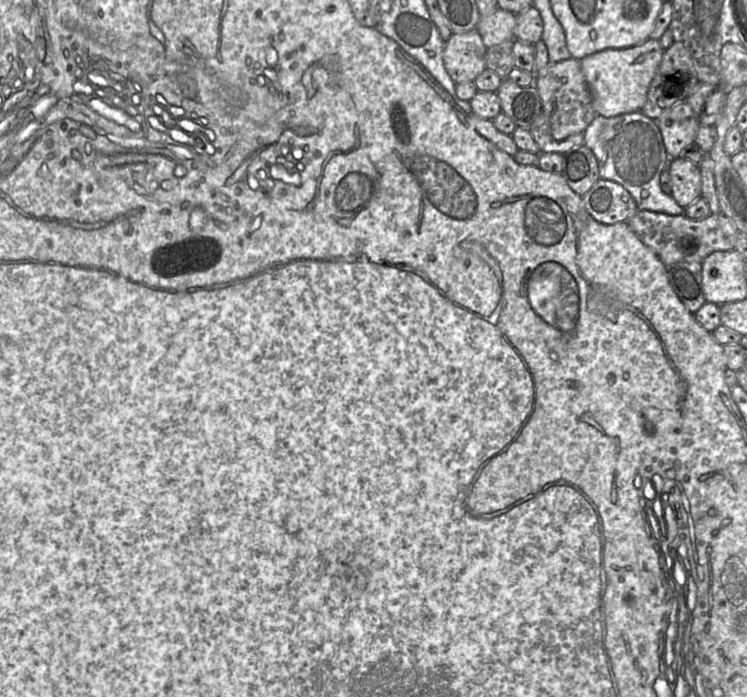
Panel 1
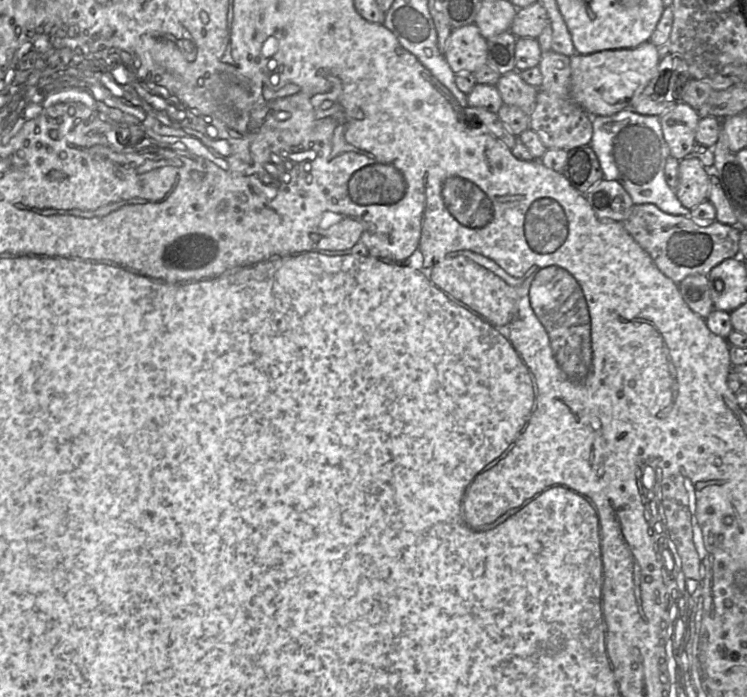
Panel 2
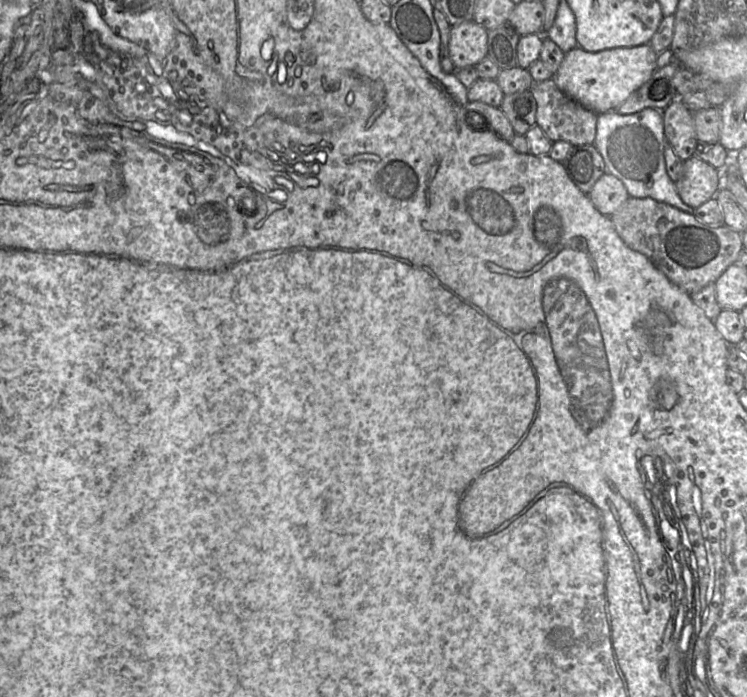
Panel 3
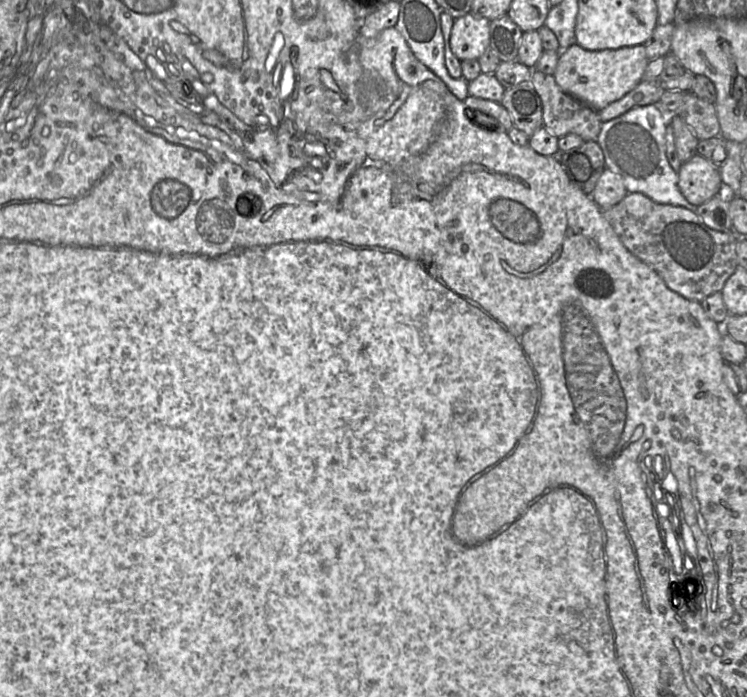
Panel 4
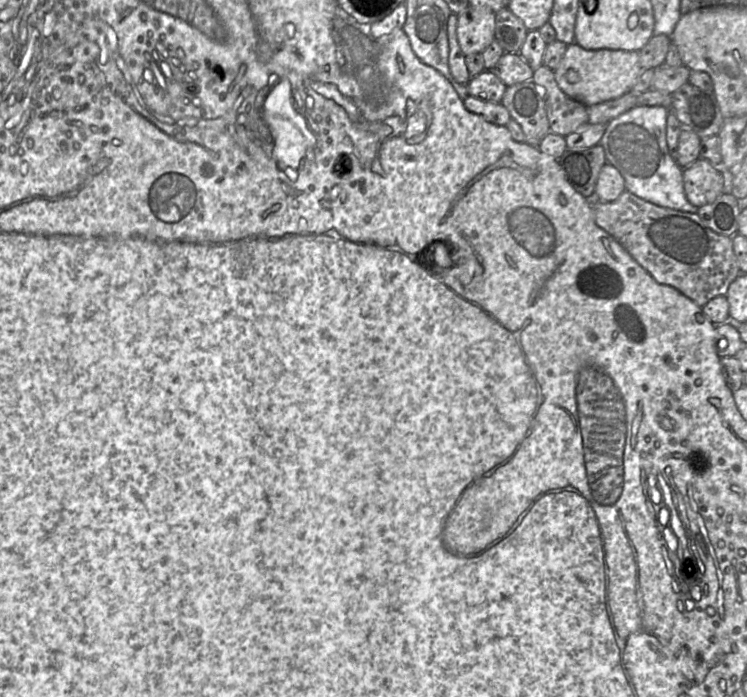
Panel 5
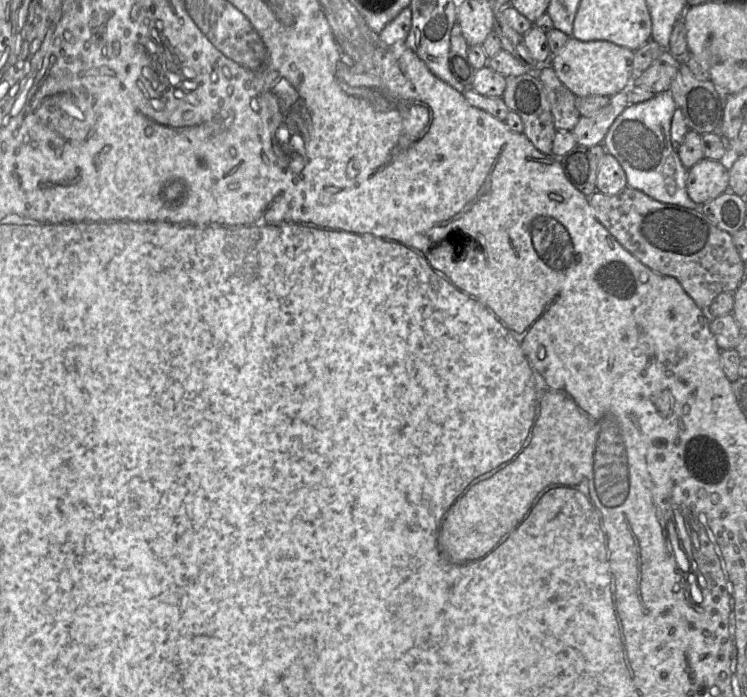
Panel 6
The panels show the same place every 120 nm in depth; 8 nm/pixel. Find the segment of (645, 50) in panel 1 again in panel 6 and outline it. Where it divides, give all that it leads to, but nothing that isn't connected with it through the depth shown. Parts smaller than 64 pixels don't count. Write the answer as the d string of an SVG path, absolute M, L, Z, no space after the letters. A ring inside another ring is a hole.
M570 36L563 48L550 60L560 81L576 96L611 97L631 85L635 77L634 54L628 48L603 40L581 41Z

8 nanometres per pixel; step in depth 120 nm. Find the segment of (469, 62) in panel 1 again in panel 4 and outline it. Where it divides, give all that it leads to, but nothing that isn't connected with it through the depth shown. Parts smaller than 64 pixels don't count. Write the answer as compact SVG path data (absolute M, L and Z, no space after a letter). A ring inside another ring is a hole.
M470 12L454 20L450 47L460 61L477 60L489 48L490 22Z

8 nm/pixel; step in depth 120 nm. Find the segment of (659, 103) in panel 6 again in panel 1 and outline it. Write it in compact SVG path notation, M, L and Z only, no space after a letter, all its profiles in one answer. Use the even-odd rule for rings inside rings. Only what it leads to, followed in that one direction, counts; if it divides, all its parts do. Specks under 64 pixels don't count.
M641 111L615 117L597 115L584 131L584 145L597 159L600 179L622 185L634 198L638 210L668 215L684 214L685 208L661 190L660 176L664 169L668 169L670 158L656 120Z

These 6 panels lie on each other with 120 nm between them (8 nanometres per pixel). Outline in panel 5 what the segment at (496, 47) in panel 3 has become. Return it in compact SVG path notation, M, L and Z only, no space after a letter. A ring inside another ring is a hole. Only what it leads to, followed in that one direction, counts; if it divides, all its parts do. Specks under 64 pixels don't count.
M508 6L496 13L495 40L507 53L519 53L528 29Z

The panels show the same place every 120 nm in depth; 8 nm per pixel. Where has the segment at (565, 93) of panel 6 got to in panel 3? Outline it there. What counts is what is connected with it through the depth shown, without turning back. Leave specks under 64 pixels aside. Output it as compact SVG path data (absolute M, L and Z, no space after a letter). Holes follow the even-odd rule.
M554 79L535 82L531 91L537 103L536 125L553 142L567 141L574 146L593 144L596 137L598 115L566 96Z

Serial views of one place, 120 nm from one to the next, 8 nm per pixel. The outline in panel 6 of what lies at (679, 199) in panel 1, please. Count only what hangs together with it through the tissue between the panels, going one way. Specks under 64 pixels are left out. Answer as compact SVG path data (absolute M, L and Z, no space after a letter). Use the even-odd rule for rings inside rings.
M703 157L688 170L687 193L699 205L729 189L729 171L719 160Z

